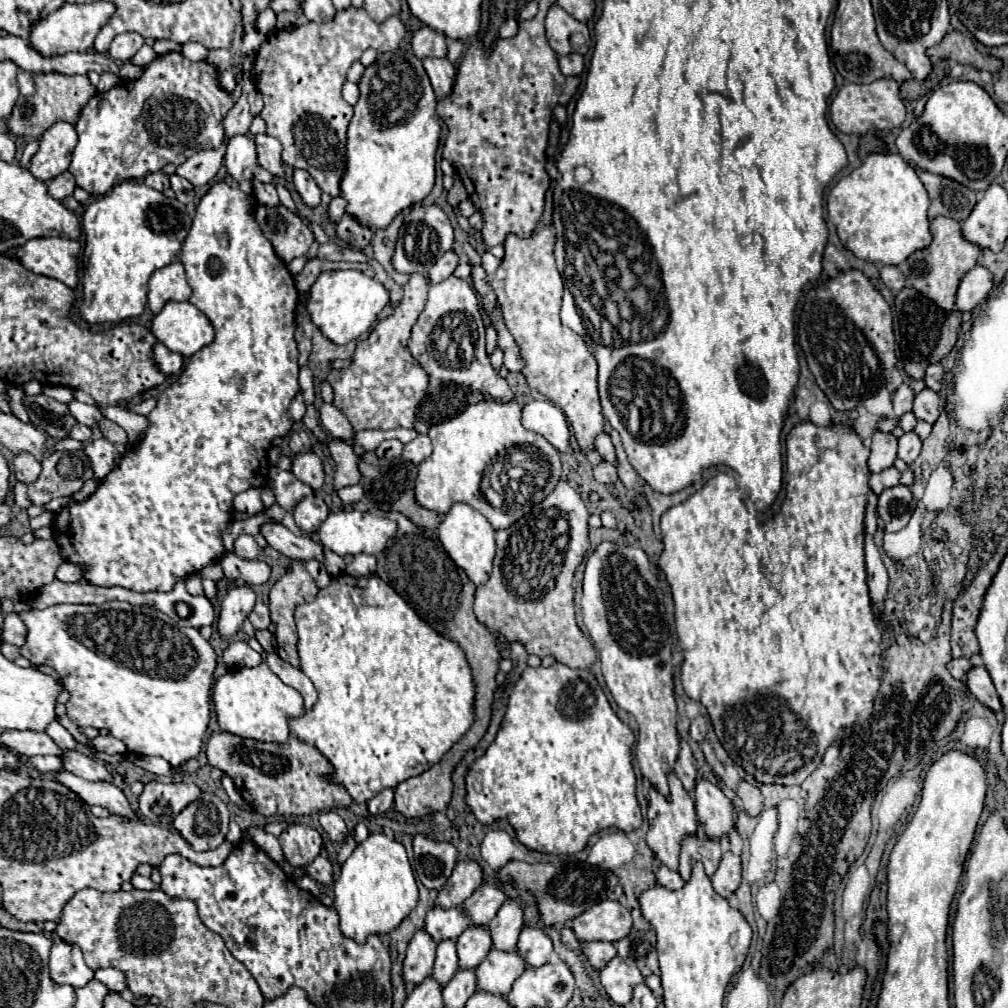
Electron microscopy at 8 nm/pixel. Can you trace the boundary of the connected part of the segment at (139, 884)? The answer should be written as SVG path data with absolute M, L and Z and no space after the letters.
M135 874L135 876L131 878L131 884L133 884L133 888L137 888L137 890L157 890L157 888L159 888L159 884L155 884L151 878L143 878L143 876L139 876L139 874Z

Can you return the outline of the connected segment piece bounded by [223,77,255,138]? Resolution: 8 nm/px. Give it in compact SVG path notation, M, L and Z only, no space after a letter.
M242 77L241 84L241 98L235 102L235 106L227 112L227 116L225 116L225 120L223 120L225 134L227 134L229 138L235 136L235 134L247 132L247 130L249 130L249 124L251 124L251 120L253 120L253 116L251 116L251 112L249 112L247 94L255 88L255 83L252 78L245 80L245 78Z

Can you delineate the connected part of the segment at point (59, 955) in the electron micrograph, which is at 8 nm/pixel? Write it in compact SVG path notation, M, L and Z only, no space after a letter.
M57 940L51 946L49 974L53 982L69 984L73 988L81 988L83 984L93 980L93 970L85 964L81 948L63 940Z

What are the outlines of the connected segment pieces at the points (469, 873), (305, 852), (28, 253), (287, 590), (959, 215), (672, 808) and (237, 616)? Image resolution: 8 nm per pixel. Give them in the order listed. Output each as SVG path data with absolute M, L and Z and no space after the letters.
M461 860L455 866L455 872L447 880L447 884L439 890L437 896L437 906L441 908L451 908L451 906L461 906L471 892L483 882L483 870L477 862L473 860Z
M293 824L281 836L279 844L283 848L283 856L293 866L307 866L321 850L321 834L315 828Z
M35 238L19 246L15 258L31 272L57 279L71 289L78 285L79 242L67 238Z
M291 562L291 566L287 568L287 574L275 582L275 586L271 588L271 594L269 594L269 610L271 610L271 622L275 624L275 640L277 640L277 654L289 662L291 666L299 668L299 656L297 656L297 628L295 628L295 608L303 602L313 602L317 598L317 584L313 580L313 576L307 572L305 568L305 562Z
M917 168L917 176L929 192L929 218L949 216L963 222L977 204L977 194L951 178L927 172L923 168Z
M675 774L669 776L669 788L671 788L671 802L667 802L657 790L651 790L651 800L649 800L649 832L647 832L647 844L655 852L655 858L665 864L669 870L679 868L679 850L681 842L693 834L697 834L697 814L695 814L695 802L691 794L681 786L679 778Z
M235 584L227 590L221 602L221 616L219 616L219 634L223 638L233 636L241 628L243 620L255 606L255 598L257 594L251 584Z

